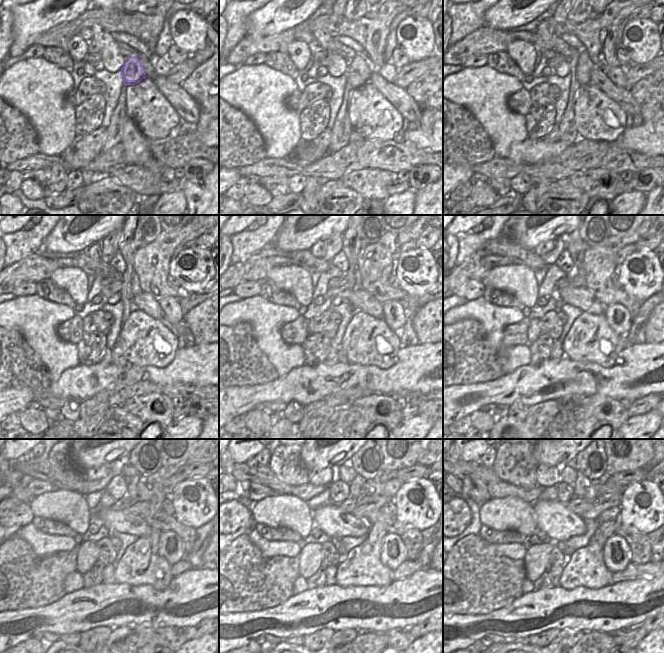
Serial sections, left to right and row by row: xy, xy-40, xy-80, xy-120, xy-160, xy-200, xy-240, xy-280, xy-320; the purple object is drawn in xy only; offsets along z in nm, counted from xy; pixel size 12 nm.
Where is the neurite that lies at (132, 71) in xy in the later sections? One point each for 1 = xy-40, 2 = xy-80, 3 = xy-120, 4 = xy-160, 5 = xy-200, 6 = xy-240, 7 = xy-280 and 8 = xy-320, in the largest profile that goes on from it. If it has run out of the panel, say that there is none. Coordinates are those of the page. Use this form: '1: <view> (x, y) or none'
1: xy-40 (357, 73)
2: xy-80 (584, 66)
3: xy-120 (134, 283)
4: xy-160 (358, 285)
5: xy-200 (581, 269)
6: xy-240 (131, 487)
7: xy-280 (355, 486)
8: xy-320 (582, 482)

